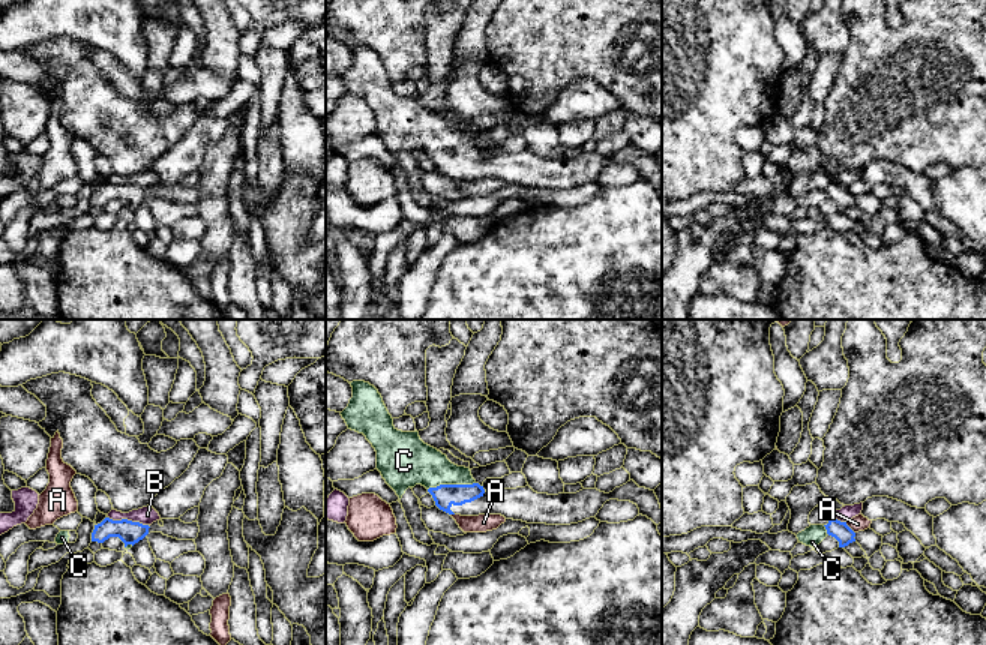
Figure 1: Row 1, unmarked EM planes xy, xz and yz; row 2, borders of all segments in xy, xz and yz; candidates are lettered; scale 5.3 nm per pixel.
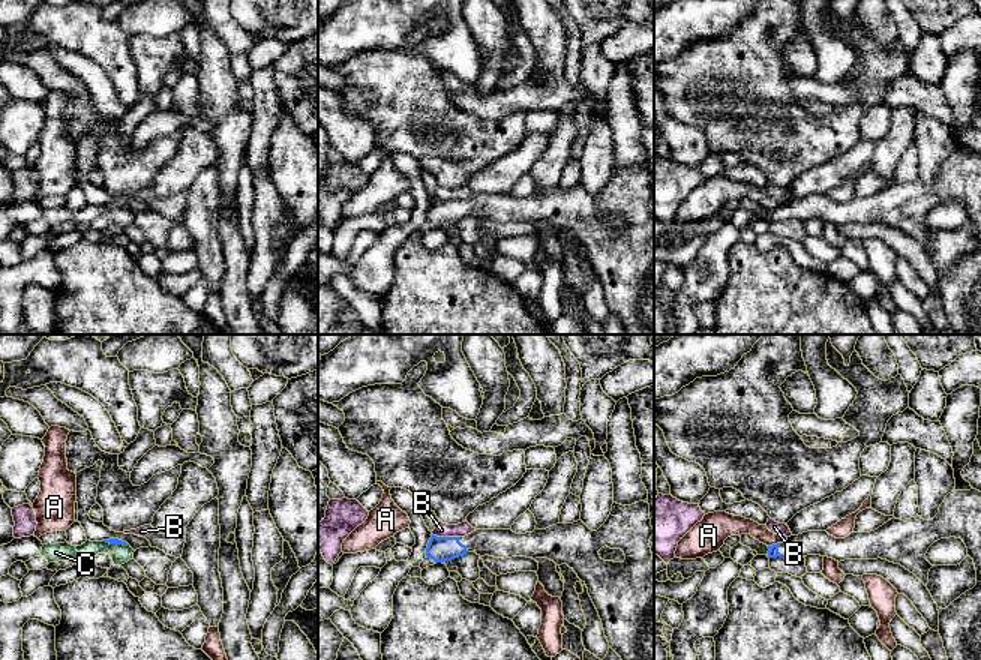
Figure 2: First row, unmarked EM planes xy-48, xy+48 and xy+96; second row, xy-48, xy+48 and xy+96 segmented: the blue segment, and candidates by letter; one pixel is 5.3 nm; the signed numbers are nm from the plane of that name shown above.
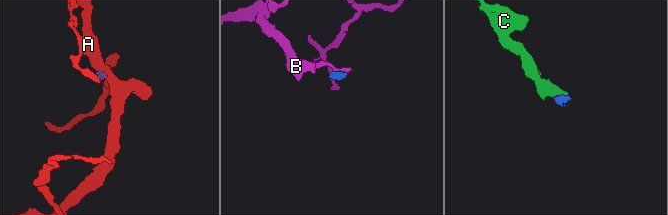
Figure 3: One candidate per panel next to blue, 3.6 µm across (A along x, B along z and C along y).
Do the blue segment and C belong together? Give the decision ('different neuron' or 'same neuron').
same neuron

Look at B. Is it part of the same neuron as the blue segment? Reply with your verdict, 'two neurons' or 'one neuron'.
two neurons

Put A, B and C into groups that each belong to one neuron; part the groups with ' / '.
A / B / C

